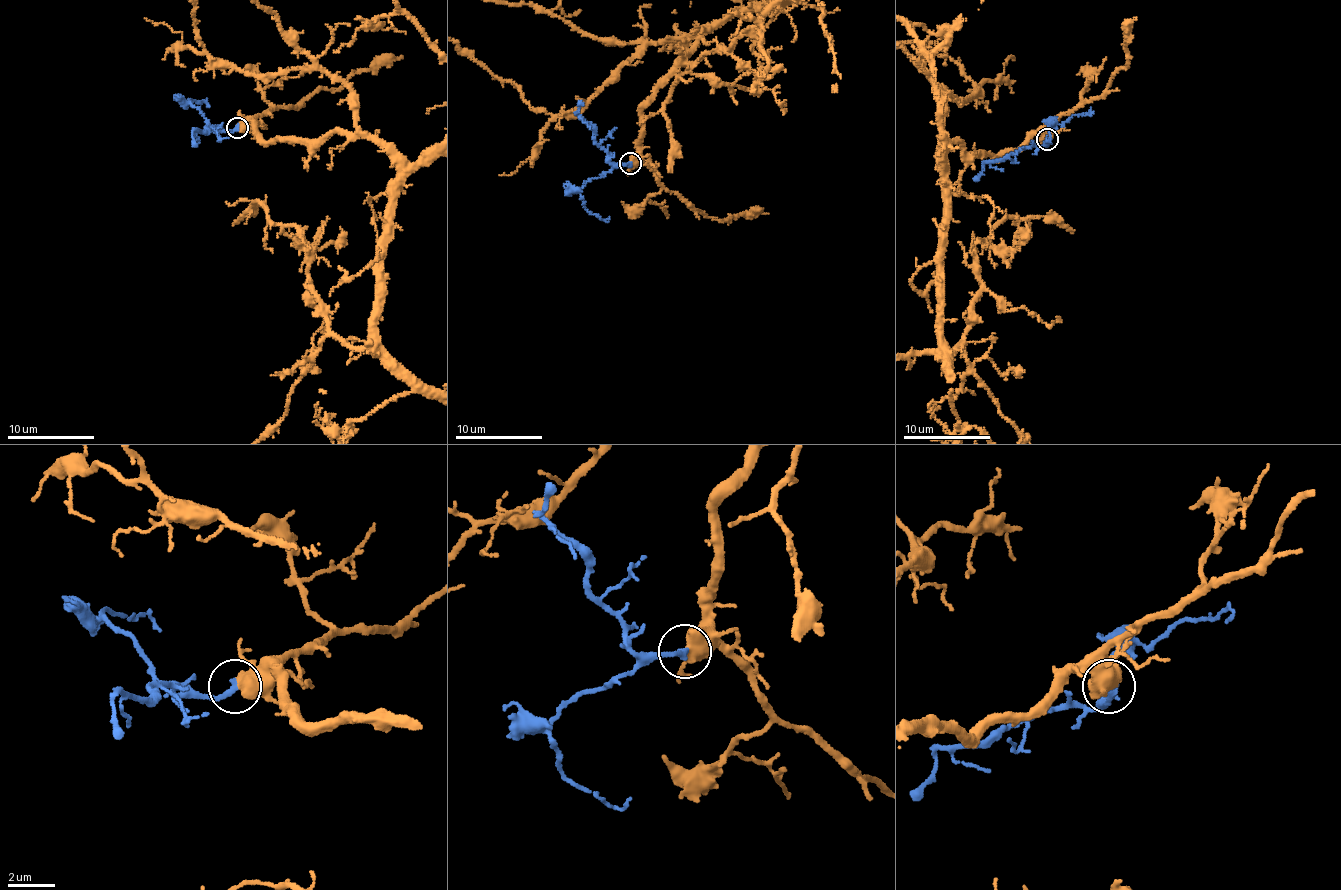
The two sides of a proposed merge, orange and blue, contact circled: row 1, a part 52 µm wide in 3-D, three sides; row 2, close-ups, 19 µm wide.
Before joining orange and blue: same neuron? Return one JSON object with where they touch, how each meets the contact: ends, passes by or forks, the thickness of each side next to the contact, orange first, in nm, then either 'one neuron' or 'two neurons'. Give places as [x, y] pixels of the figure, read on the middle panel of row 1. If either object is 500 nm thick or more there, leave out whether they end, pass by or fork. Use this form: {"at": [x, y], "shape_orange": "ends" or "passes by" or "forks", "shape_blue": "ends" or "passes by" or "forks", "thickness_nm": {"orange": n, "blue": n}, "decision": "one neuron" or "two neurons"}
{"at": [630, 163], "shape_orange": "forks", "shape_blue": "ends", "thickness_nm": {"orange": 400, "blue": 280}, "decision": "one neuron"}

